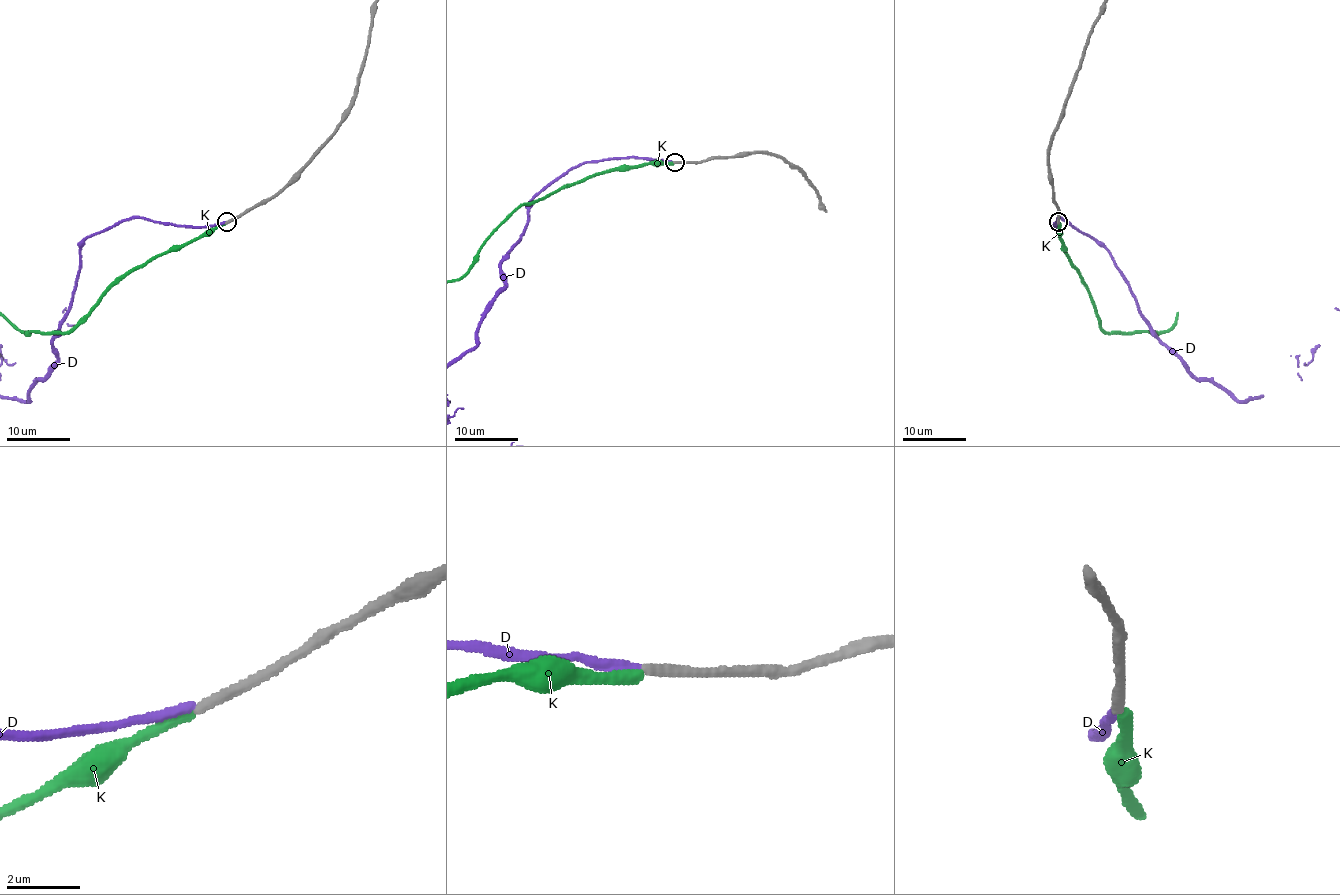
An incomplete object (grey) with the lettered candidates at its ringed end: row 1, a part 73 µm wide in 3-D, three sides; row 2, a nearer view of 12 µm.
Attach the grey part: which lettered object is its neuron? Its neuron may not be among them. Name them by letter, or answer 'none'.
D

